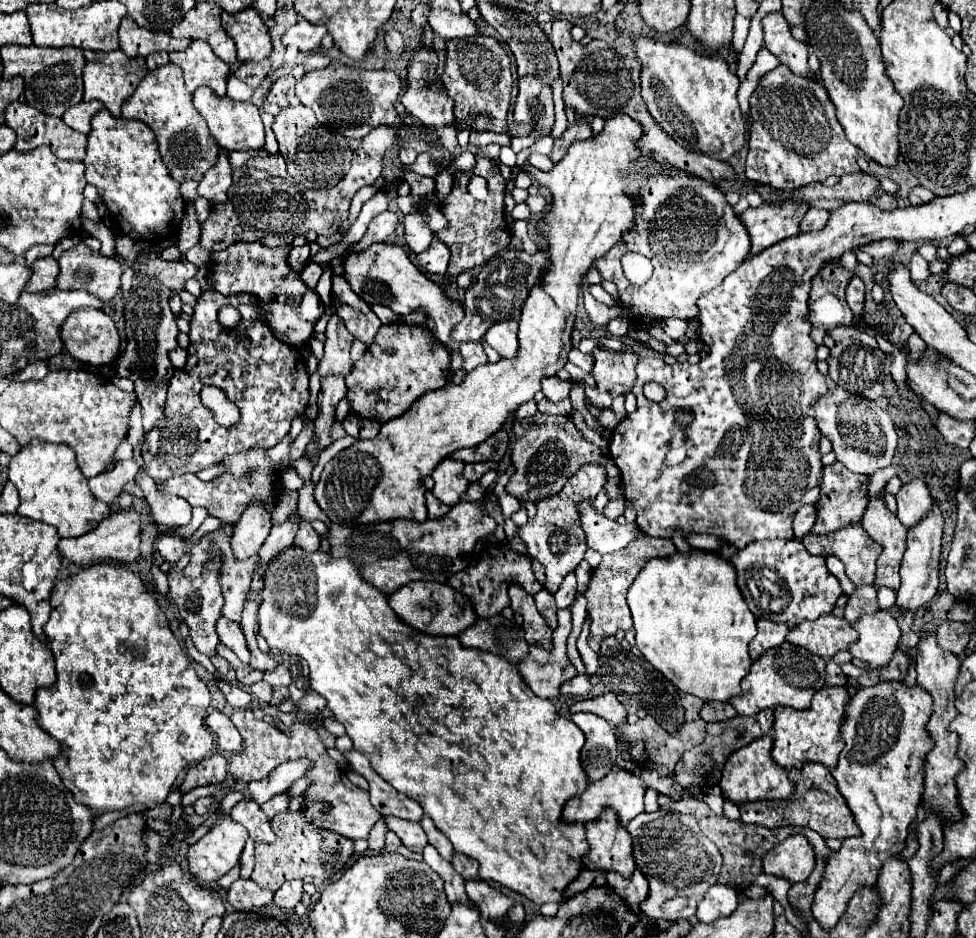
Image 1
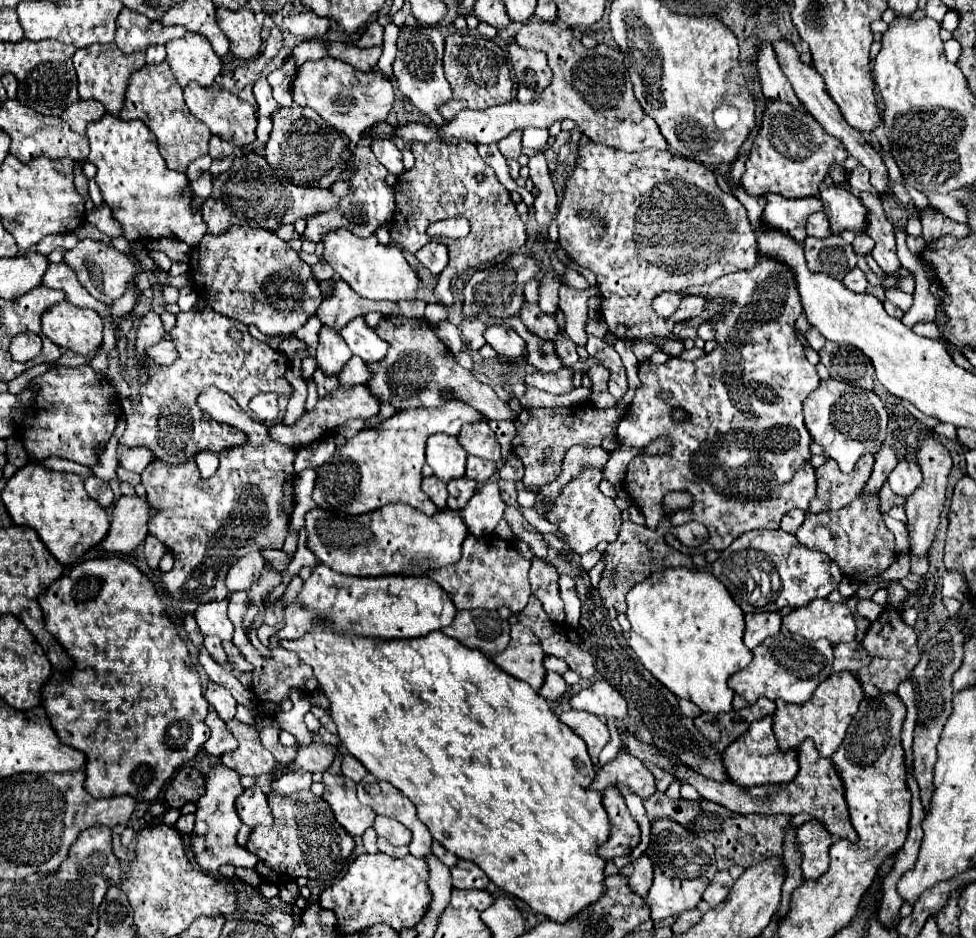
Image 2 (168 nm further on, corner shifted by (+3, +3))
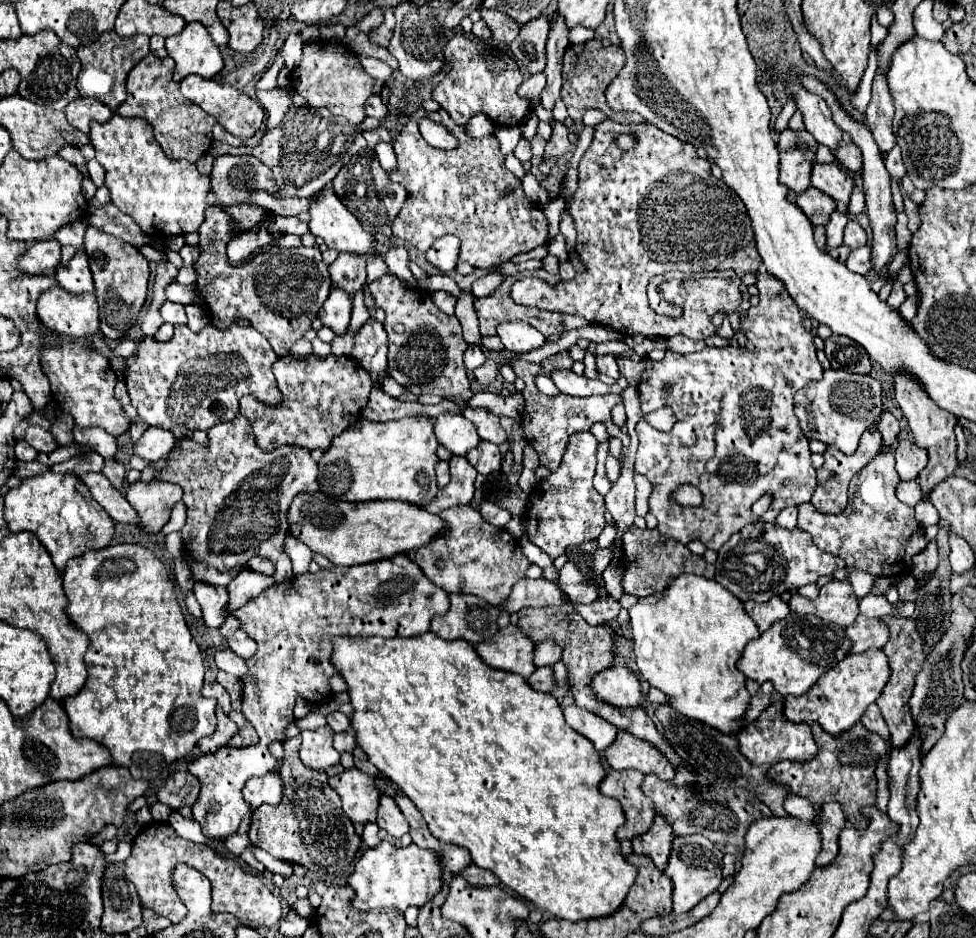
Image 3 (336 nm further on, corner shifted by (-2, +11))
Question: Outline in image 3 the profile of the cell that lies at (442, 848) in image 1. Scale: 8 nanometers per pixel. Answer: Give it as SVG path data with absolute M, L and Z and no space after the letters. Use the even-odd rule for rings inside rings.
M444 845L444 849L442 849L442 865L448 871L452 871L456 875L460 869L468 867L470 863L472 863L472 859L470 859L470 853L466 849L462 849L458 845Z

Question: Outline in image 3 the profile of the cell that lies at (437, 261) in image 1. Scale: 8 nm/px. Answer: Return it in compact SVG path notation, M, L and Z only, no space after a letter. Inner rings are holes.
M444 235L434 241L434 245L426 251L426 259L438 267L442 273L448 273L456 267L458 261L458 249L460 249L460 239L454 235Z

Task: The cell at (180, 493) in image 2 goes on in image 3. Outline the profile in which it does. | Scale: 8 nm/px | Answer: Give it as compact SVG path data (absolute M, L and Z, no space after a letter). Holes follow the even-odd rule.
M238 415L236 421L220 423L208 431L208 447L198 447L194 439L186 437L174 445L168 455L166 465L156 471L154 479L176 483L184 489L184 503L188 507L186 525L180 529L184 543L184 561L190 569L190 575L198 583L210 583L214 587L226 587L234 575L246 565L254 555L268 557L276 565L274 581L288 581L292 575L290 557L284 553L284 537L288 535L288 509L294 497L302 491L318 489L318 467L310 453L302 447L280 447L272 453L258 449L250 423Z

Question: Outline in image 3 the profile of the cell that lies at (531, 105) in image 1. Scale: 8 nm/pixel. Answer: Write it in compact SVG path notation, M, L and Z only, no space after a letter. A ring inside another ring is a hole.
M544 17L532 19L522 25L520 35L510 43L510 53L514 59L522 61L528 67L530 75L544 71L546 67L546 39L550 23Z

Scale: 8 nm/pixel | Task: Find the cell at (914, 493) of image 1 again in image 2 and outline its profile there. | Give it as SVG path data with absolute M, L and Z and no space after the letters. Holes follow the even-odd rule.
M899 461L897 467L889 473L889 487L897 495L911 495L923 481L921 469L913 461Z

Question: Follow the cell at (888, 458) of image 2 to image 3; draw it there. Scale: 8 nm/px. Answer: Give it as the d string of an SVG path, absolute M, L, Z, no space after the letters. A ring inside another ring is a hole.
M884 411L884 413L882 413L882 419L878 421L878 431L880 431L882 441L884 441L882 449L888 451L888 449L894 445L894 441L898 439L898 433L900 433L898 421L896 421L896 417L894 417L890 411Z

